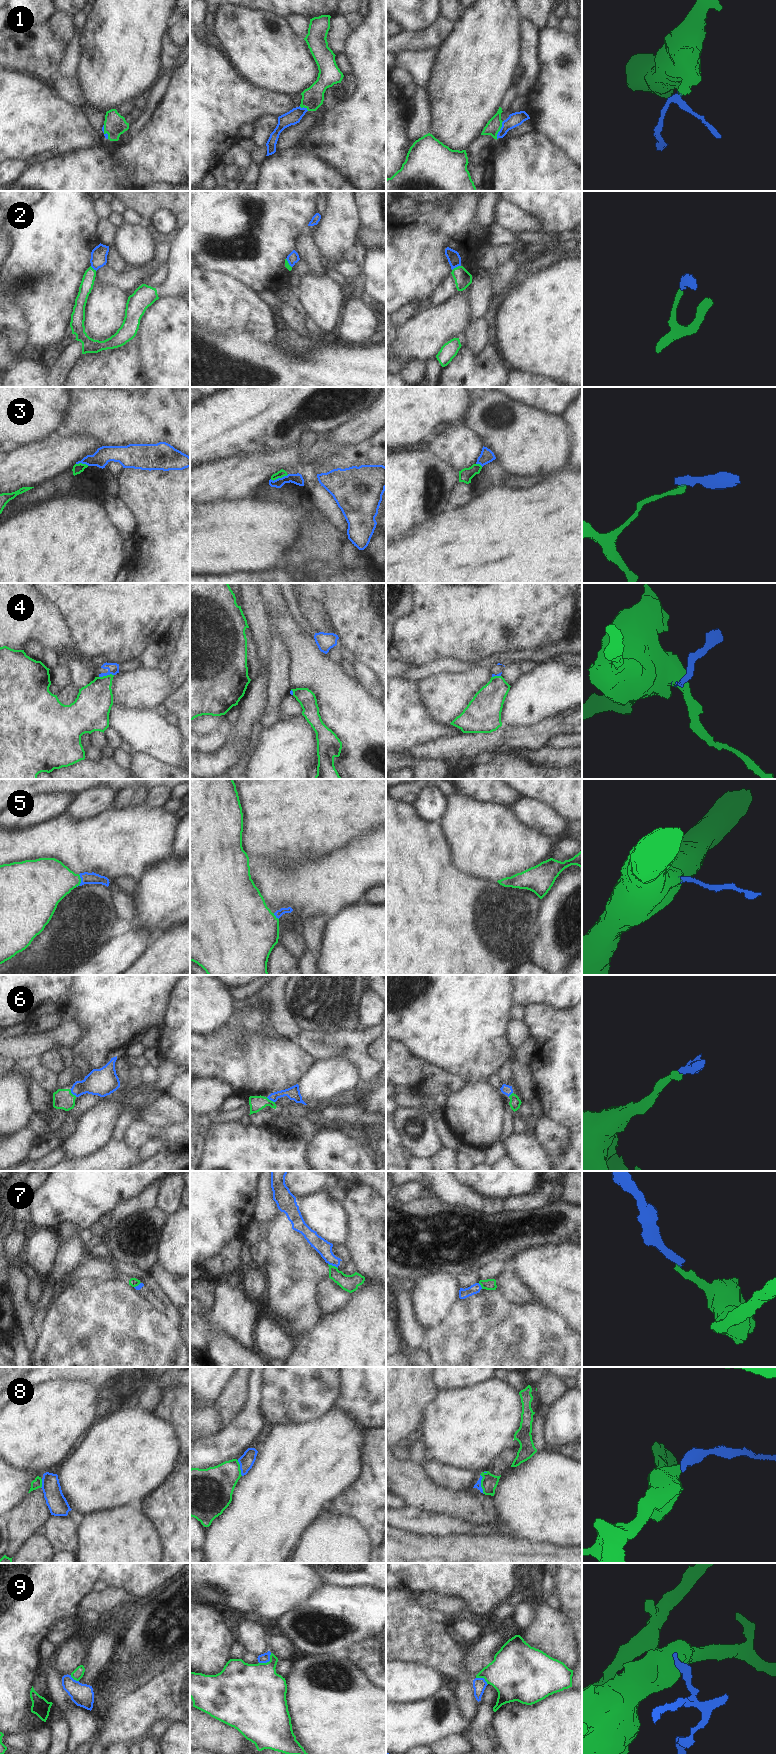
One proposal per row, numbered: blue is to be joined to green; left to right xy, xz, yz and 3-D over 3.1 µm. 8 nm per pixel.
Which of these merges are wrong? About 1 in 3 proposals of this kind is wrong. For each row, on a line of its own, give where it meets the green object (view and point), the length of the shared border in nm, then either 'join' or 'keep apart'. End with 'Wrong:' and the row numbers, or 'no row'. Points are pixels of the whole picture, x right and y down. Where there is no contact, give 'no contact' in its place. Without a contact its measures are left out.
1: meets green in yz at (499, 130); contact 160 nm long; join
2: meets green in yz at (456, 267); contact 80 nm long; keep apart
3: meets green in xz at (279, 477); contact 160 nm long; keep apart
4: meets green in xy at (107, 675); contact 120 nm long; keep apart
5: meets green in xy at (80, 881); contact 110 nm long; join
6: meets green in xy at (71, 1093); contact 90 nm long; join
7: meets green in xz at (333, 1266); contact 90 nm long; keep apart
8: meets green in yz at (481, 1484); contact 160 nm long; keep apart
9: meets green in xz at (267, 1662); contact 130 nm long; keep apart
Wrong: 2, 3, 4, 7, 8, 9

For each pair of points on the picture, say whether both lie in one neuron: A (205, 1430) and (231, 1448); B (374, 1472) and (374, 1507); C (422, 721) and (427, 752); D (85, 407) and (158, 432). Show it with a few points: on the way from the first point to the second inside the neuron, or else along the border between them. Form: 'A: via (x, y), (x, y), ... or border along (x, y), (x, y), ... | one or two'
A: border along (222, 1429), (213, 1435), (200, 1439) | two
B: via (374, 1481), (374, 1498) | one
C: border along (449, 737), (439, 737), (403, 749) | two
D: via (103, 413), (109, 416), (140, 416) | one

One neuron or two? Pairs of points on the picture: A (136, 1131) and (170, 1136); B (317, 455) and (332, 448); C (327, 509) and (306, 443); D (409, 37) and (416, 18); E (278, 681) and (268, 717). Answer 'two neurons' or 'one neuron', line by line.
A: one neuron
B: one neuron
C: one neuron
D: two neurons
E: one neuron

